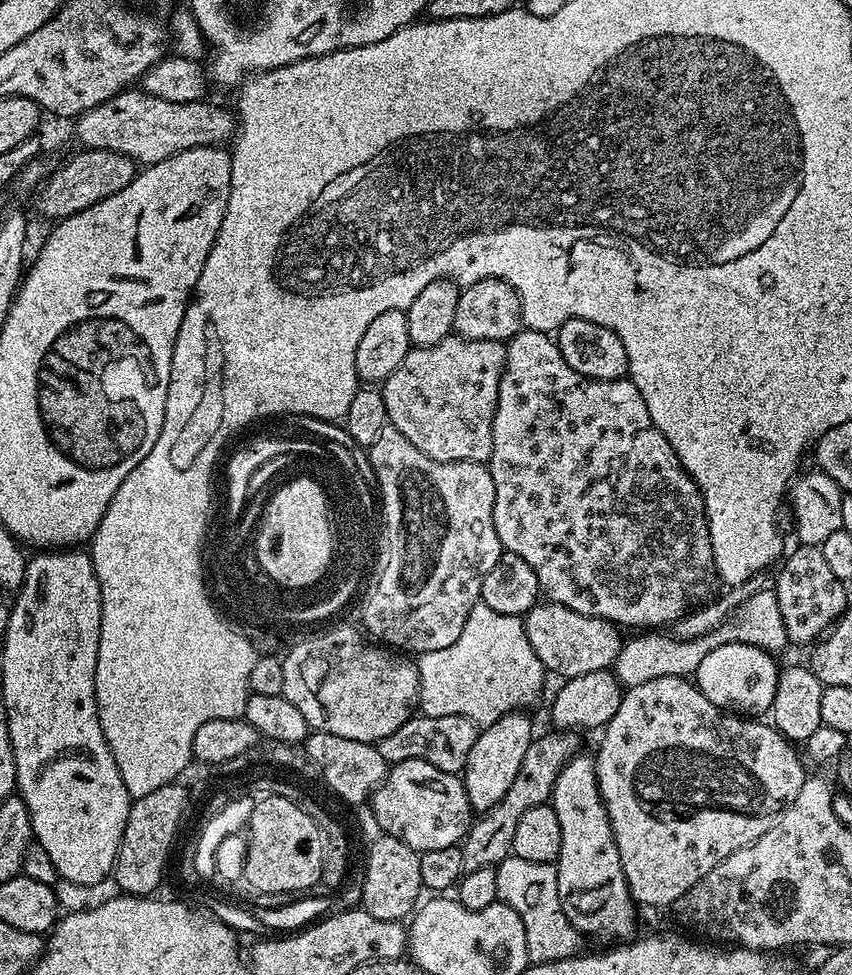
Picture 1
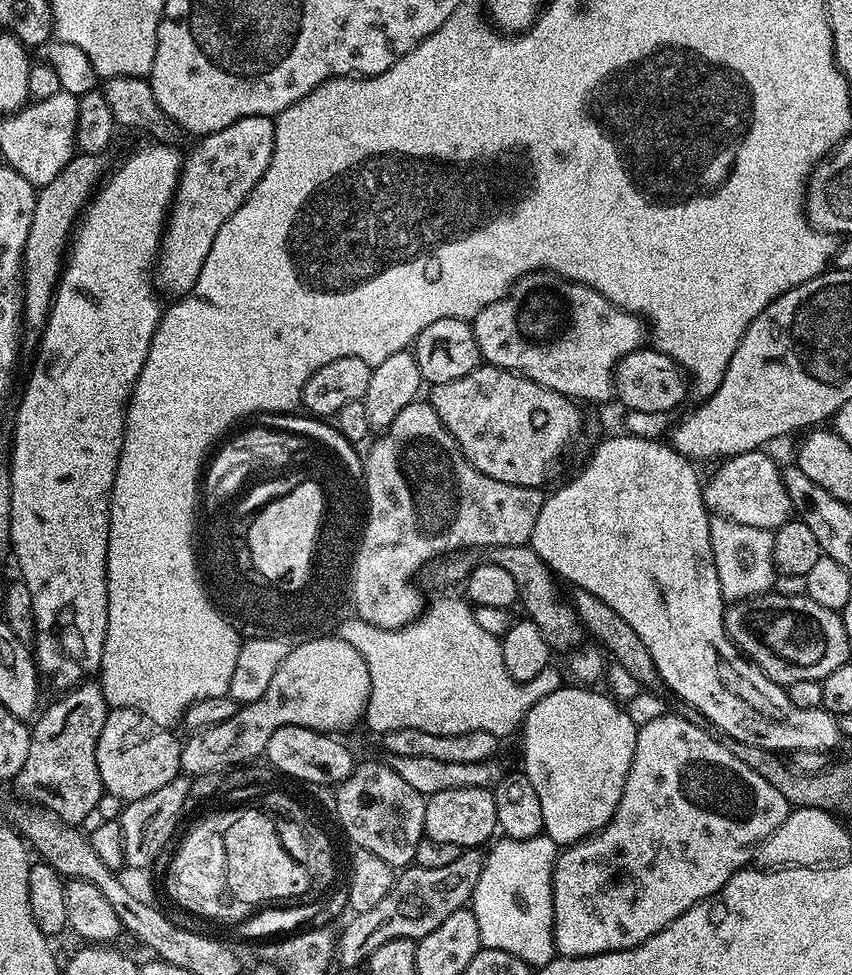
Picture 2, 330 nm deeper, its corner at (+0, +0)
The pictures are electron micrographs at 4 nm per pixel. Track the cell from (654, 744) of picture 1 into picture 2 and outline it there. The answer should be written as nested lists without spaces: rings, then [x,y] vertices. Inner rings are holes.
[[[665,714],[654,718],[652,722],[639,725],[634,758],[630,762],[626,786],[622,790],[622,798],[618,802],[618,810],[614,818],[610,818],[607,826],[601,828],[597,835],[578,841],[567,850],[561,851],[556,857],[556,865],[552,871],[552,937],[559,955],[597,956],[603,952],[621,952],[627,948],[636,948],[666,926],[670,926],[674,918],[686,914],[686,910],[690,910],[707,896],[713,896],[715,892],[720,891],[734,873],[739,872],[751,861],[748,860],[751,856],[753,859],[753,849],[763,844],[771,832],[778,830],[778,826],[782,826],[790,811],[790,805],[785,796],[777,788],[770,786],[770,782],[766,782],[766,778],[758,774],[758,770],[750,770],[750,766],[746,766],[742,758],[734,758],[734,754],[730,754],[727,743],[719,744],[715,738],[717,739],[708,728],[694,726],[694,722],[679,714],[673,714],[673,716]]]

